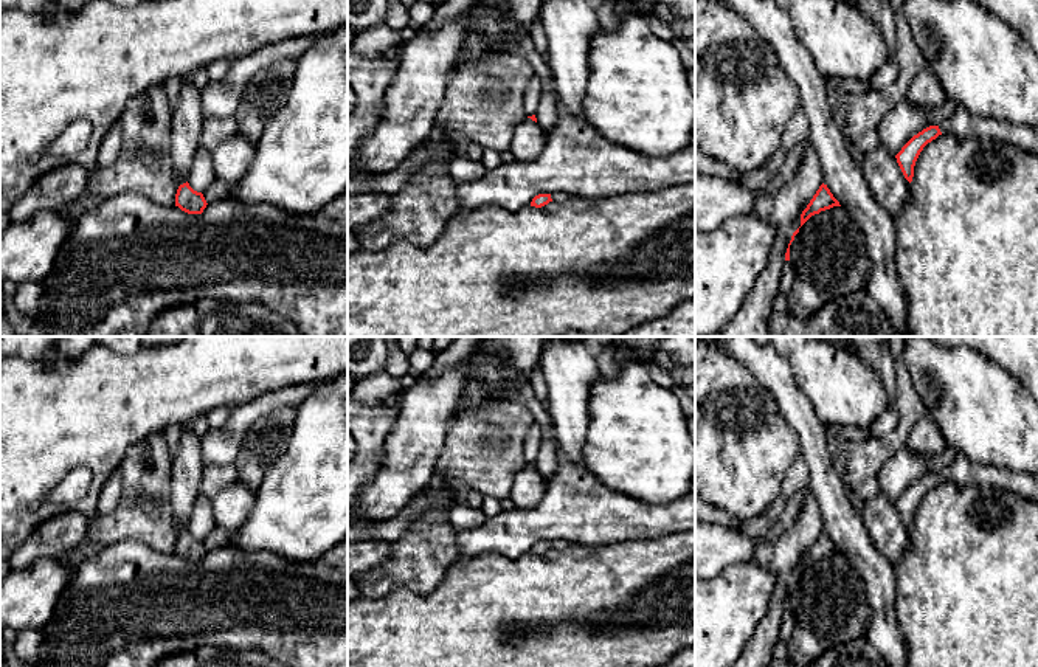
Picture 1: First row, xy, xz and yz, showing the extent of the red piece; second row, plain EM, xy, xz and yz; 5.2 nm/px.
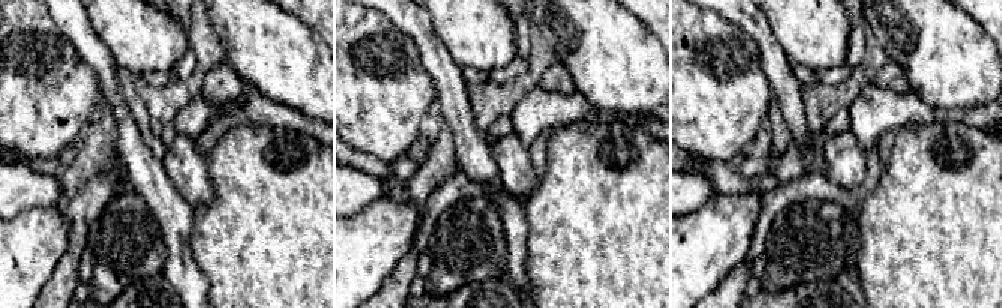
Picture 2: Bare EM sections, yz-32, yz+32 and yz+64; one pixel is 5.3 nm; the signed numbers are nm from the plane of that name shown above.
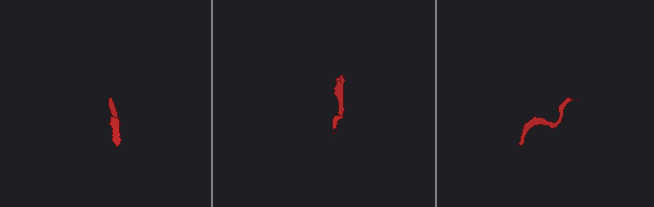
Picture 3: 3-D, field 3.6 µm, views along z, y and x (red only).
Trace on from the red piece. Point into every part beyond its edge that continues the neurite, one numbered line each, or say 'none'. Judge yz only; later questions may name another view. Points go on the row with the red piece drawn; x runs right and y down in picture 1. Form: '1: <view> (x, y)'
1: yz (962, 123)

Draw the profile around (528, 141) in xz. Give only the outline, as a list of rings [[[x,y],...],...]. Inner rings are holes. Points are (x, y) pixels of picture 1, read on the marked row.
[[[526,116],[515,130],[510,141],[510,150],[515,161],[532,161],[540,155],[546,143],[546,132],[531,118]]]

